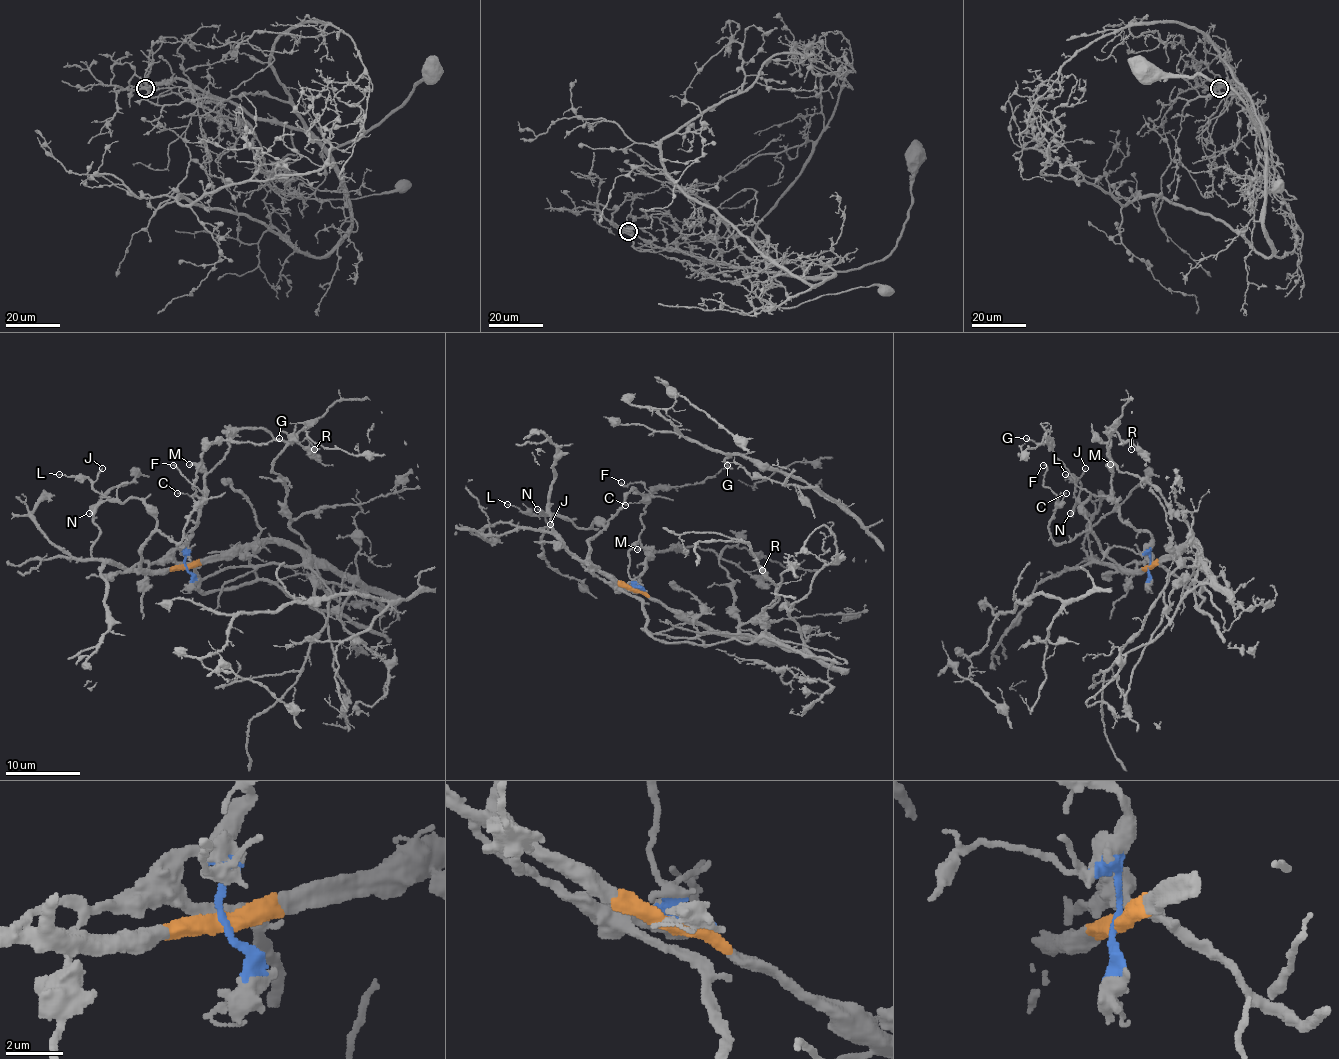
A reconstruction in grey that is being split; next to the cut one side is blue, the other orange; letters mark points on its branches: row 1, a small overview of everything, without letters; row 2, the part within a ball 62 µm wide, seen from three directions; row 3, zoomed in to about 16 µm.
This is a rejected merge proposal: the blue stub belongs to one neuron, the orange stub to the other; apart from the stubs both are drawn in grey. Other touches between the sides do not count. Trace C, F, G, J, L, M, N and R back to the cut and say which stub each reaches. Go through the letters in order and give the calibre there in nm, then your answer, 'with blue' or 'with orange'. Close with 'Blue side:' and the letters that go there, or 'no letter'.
C: 140 nm thick; with orange
F: 200 nm thick; with orange
G: 170 nm thick; with blue
J: 160 nm thick; with orange
L: 110 nm thick; with orange
M: 280 nm thick; with blue
N: 380 nm thick; with orange
R: 140 nm thick; with blue
Blue side: G, M, R

